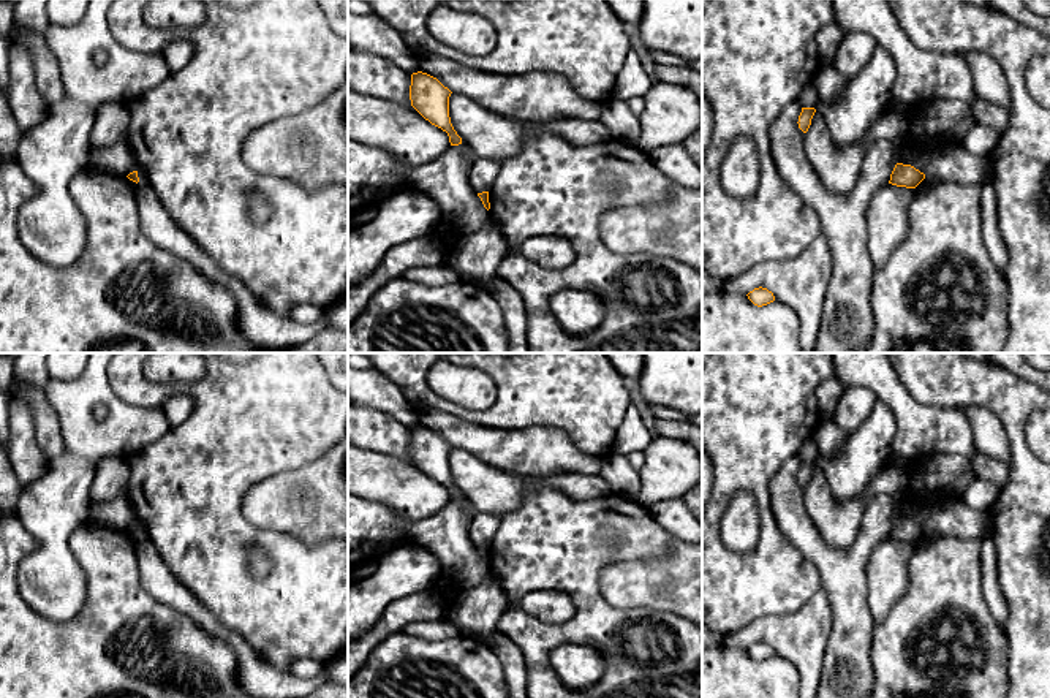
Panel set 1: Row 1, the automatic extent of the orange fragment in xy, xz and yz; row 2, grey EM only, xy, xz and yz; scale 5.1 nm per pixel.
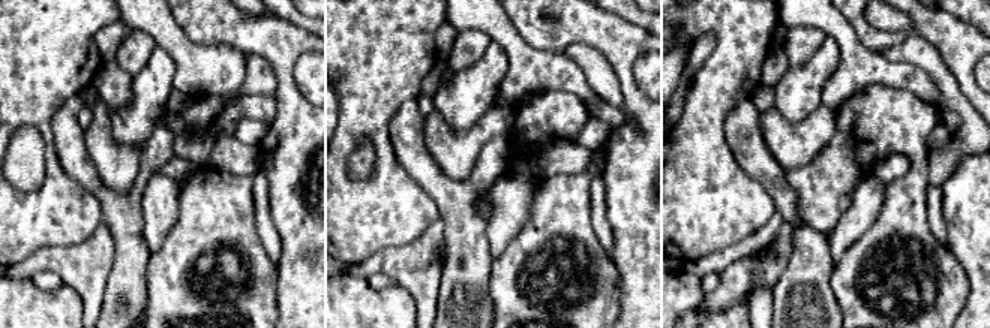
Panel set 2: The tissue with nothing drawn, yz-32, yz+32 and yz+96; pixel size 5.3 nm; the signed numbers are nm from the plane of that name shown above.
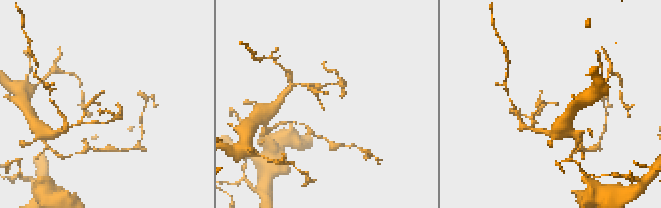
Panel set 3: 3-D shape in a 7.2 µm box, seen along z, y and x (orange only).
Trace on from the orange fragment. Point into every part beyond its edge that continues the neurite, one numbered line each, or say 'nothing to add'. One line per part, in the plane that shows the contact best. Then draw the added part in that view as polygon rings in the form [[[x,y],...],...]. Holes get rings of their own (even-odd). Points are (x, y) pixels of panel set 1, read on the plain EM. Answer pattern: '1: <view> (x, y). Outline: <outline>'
nothing to add

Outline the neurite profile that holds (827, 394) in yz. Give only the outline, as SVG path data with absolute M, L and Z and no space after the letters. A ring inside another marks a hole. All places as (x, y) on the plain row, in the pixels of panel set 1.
M832 377L816 388L818 412L822 419L833 419L833 413L840 402L844 386L838 378Z

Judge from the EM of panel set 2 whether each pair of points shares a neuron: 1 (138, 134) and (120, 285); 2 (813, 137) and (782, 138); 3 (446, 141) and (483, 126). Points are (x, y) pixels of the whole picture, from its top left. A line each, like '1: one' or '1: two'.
1: two
2: one
3: one

